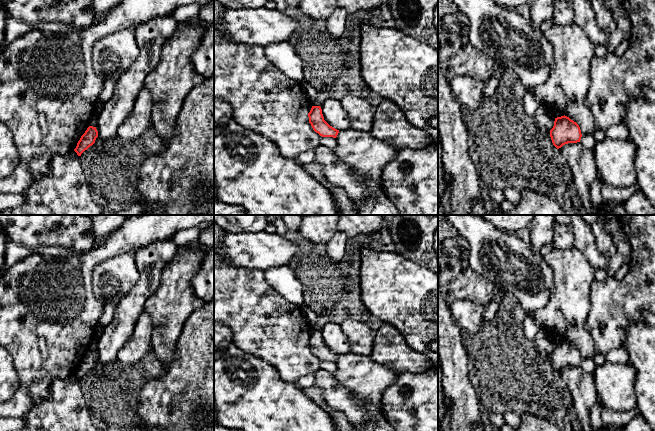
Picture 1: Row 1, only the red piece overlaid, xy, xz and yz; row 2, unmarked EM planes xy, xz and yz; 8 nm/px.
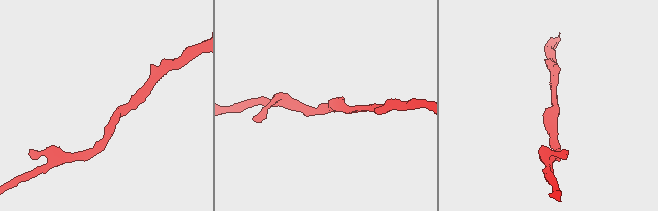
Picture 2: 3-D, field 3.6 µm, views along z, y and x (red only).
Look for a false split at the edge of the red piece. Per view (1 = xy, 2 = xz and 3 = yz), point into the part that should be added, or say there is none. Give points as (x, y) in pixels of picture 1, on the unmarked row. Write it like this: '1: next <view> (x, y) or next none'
1: next none
2: next none
3: next none

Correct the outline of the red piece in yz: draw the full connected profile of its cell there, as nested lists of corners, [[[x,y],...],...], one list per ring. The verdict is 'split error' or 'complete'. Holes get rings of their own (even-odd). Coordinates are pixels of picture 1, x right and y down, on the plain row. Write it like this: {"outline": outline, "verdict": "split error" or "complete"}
{"outline": [[[564,339],[555,342],[550,361],[553,369],[559,373],[565,368],[580,366],[582,358],[579,349]]], "verdict": "complete"}

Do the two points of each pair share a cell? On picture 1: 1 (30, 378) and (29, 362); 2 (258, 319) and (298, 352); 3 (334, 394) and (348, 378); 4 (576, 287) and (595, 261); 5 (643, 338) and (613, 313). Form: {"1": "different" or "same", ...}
{"1": "same", "2": "same", "3": "different", "4": "different", "5": "different"}

